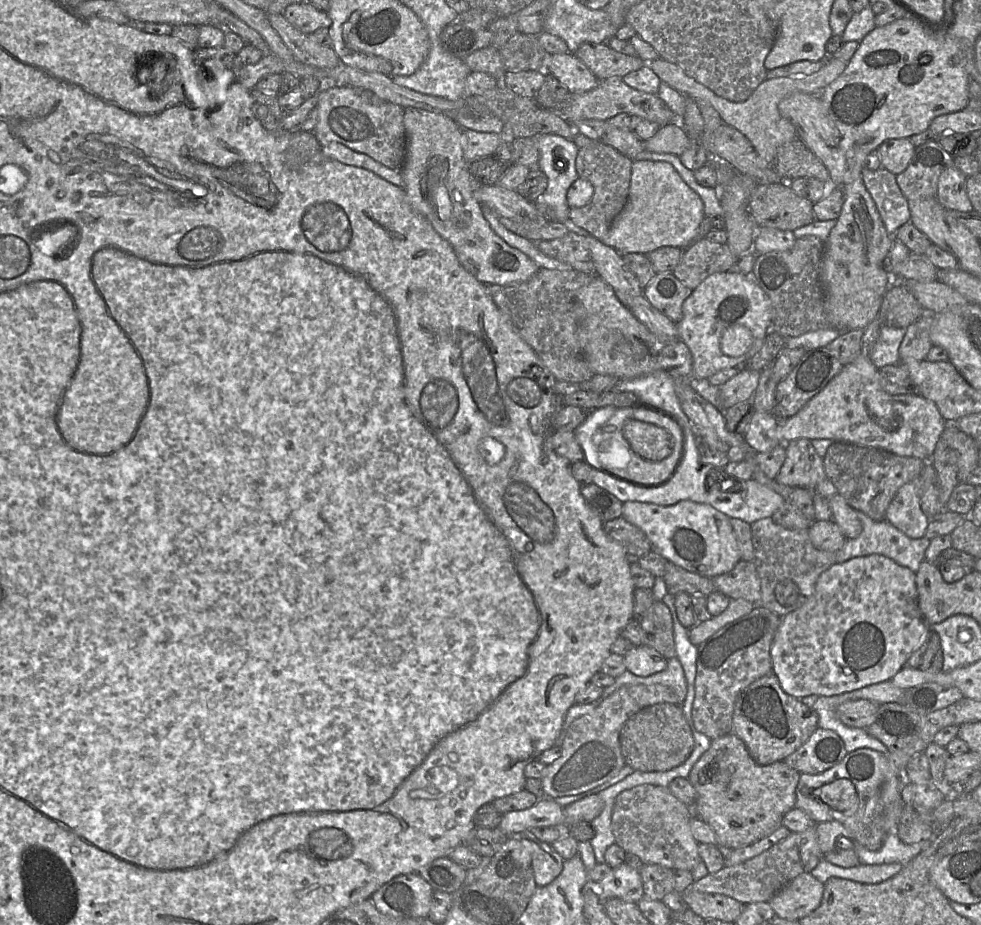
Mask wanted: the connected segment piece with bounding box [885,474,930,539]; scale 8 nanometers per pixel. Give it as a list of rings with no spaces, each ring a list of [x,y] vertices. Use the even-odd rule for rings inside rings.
[[[921,476],[901,486],[891,500],[885,519],[910,538],[925,535],[929,519],[921,510]]]

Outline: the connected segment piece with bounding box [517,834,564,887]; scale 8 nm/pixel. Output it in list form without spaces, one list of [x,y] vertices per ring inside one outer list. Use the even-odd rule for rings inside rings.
[[[529,834],[517,835],[532,859],[532,869],[538,887],[555,880],[563,869],[564,859],[552,848],[551,844],[539,841]]]

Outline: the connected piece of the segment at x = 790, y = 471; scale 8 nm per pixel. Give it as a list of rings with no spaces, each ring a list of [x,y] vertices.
[[[807,438],[784,443],[785,460],[775,480],[790,487],[814,489],[826,478],[823,458],[819,456]]]

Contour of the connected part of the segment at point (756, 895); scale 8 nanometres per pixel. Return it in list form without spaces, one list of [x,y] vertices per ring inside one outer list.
[[[816,826],[803,832],[791,833],[758,856],[735,866],[725,866],[716,873],[696,880],[689,888],[710,894],[722,894],[742,904],[768,902],[786,884],[802,873],[810,873],[823,859],[820,852]]]

